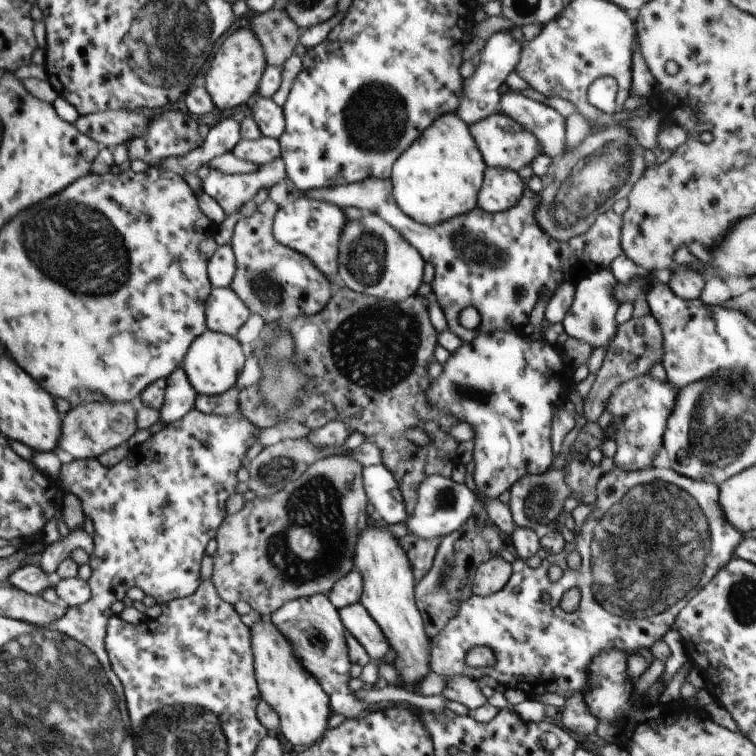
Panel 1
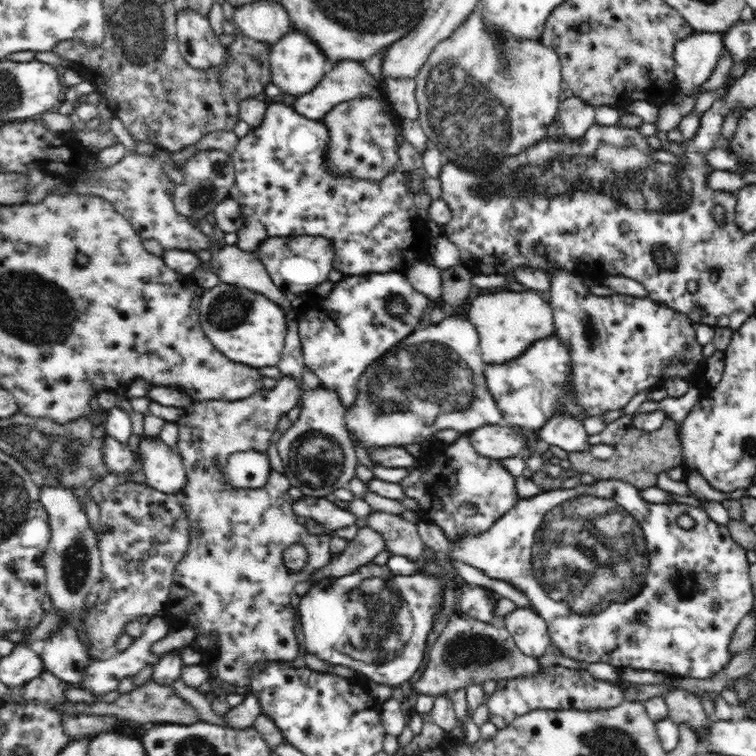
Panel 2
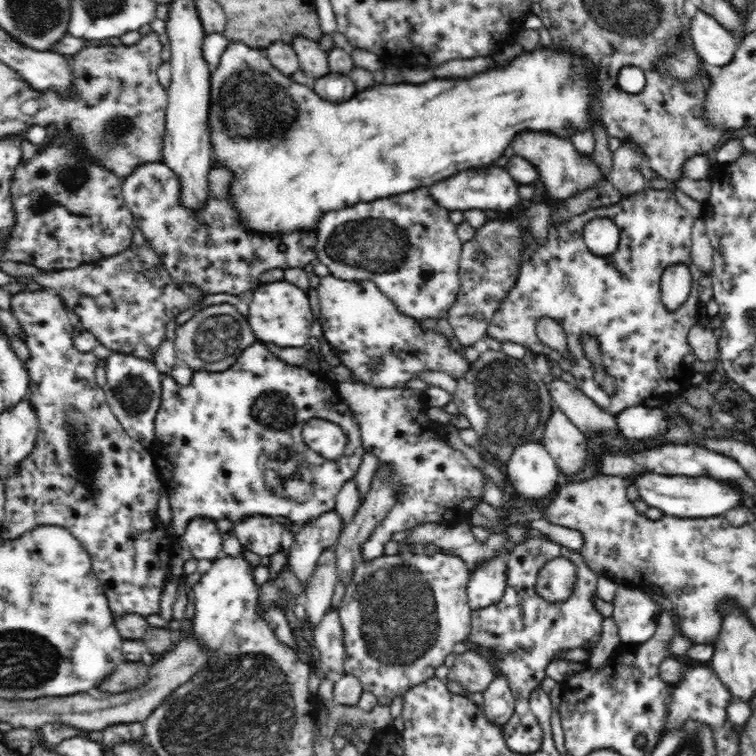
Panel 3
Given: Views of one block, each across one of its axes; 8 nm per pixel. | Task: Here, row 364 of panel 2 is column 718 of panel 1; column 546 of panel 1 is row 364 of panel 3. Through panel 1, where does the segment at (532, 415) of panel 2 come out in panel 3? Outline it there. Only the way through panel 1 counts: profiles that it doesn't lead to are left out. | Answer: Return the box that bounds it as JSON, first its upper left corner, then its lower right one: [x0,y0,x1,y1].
[487,188,703,416]

